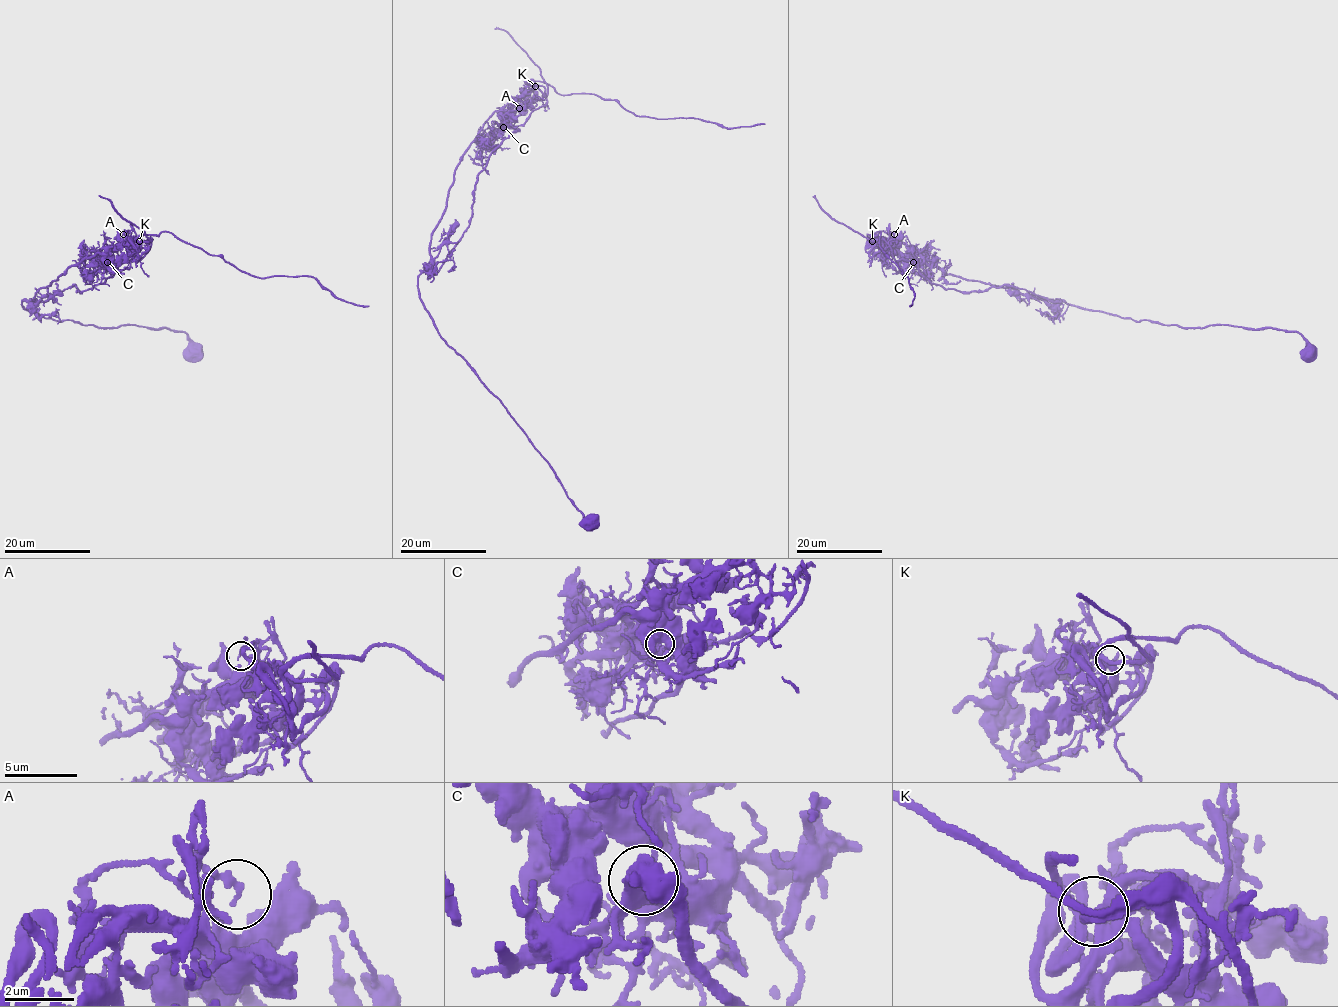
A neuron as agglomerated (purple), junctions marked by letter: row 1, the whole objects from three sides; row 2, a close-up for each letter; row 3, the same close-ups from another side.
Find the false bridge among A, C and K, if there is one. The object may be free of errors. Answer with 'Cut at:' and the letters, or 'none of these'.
Cut at: C

